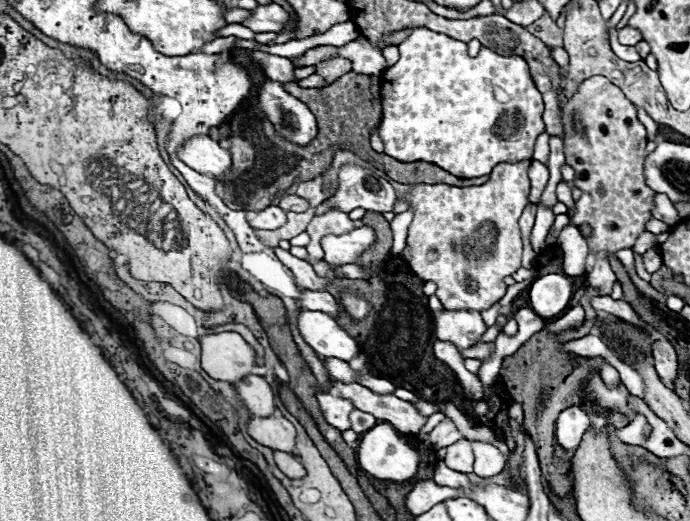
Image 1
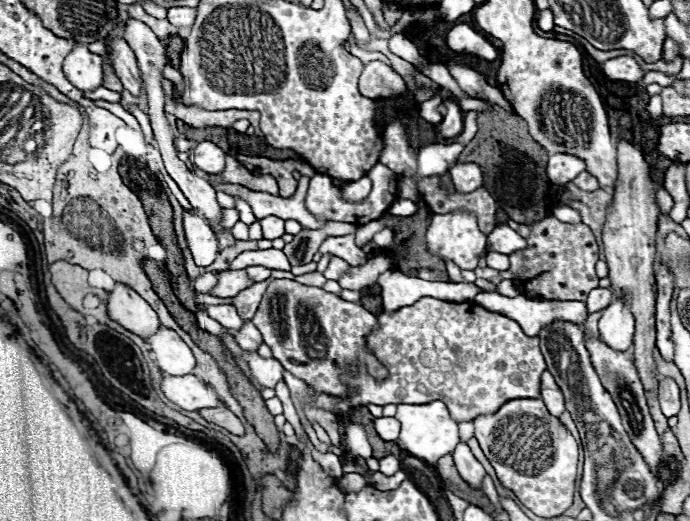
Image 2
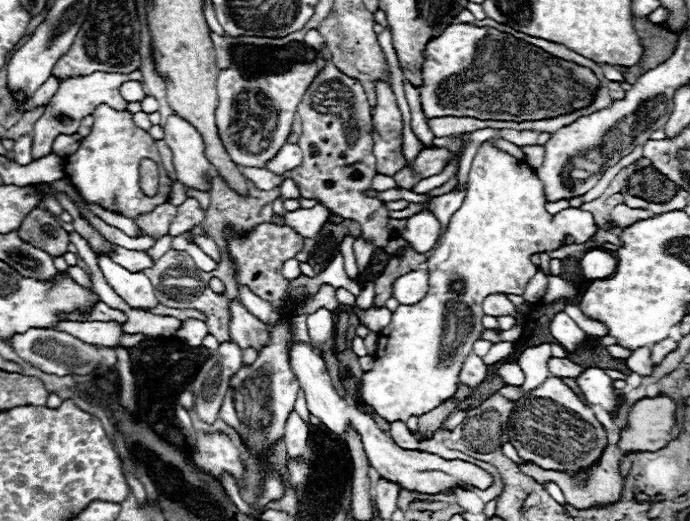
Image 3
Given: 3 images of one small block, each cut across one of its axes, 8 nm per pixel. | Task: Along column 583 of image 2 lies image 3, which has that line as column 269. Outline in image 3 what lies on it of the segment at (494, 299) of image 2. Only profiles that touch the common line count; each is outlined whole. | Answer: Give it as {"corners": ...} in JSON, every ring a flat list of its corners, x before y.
{"corners":[[241,286,239,291,246,308,264,322,264,324,268,324,268,322,274,320,274,306,272,306,270,302,262,302,262,300,260,300,258,296,254,296,246,286]]}

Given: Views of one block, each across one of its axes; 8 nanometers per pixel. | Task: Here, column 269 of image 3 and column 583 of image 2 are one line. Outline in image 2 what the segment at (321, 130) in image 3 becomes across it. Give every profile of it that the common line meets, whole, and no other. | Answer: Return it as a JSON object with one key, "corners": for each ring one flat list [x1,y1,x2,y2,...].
{"corners":[[576,176,572,182,574,182,580,190,588,190,588,192,600,188,600,184,598,184,598,180,596,180,594,176]]}

